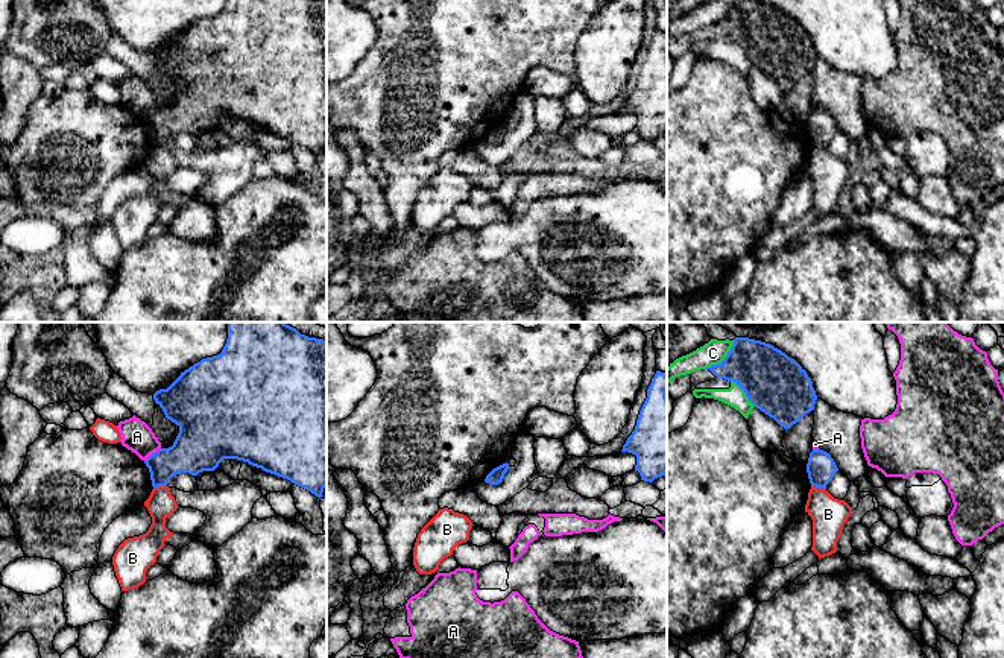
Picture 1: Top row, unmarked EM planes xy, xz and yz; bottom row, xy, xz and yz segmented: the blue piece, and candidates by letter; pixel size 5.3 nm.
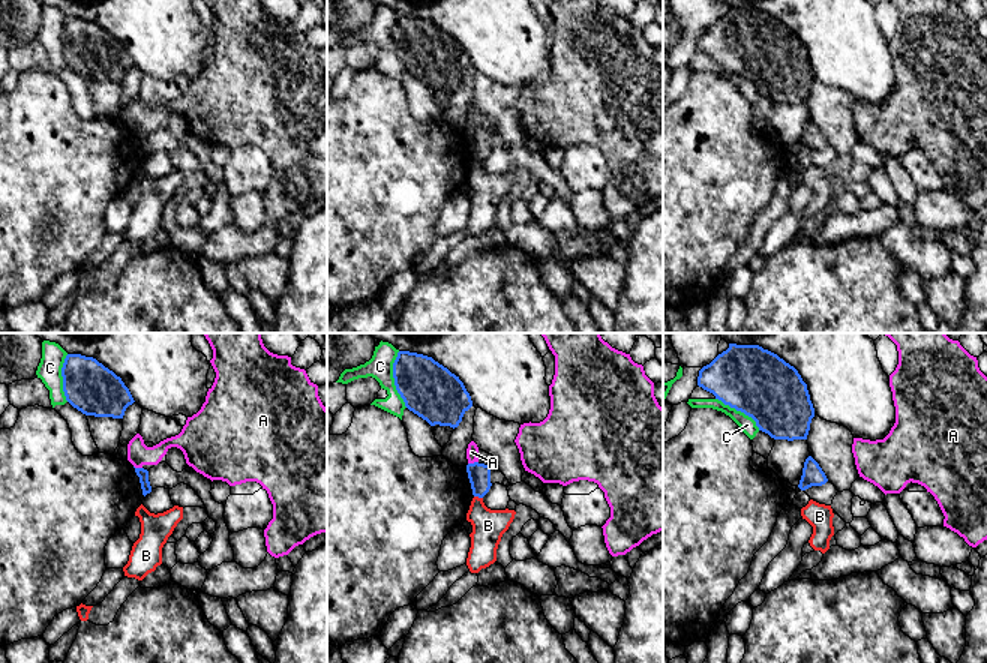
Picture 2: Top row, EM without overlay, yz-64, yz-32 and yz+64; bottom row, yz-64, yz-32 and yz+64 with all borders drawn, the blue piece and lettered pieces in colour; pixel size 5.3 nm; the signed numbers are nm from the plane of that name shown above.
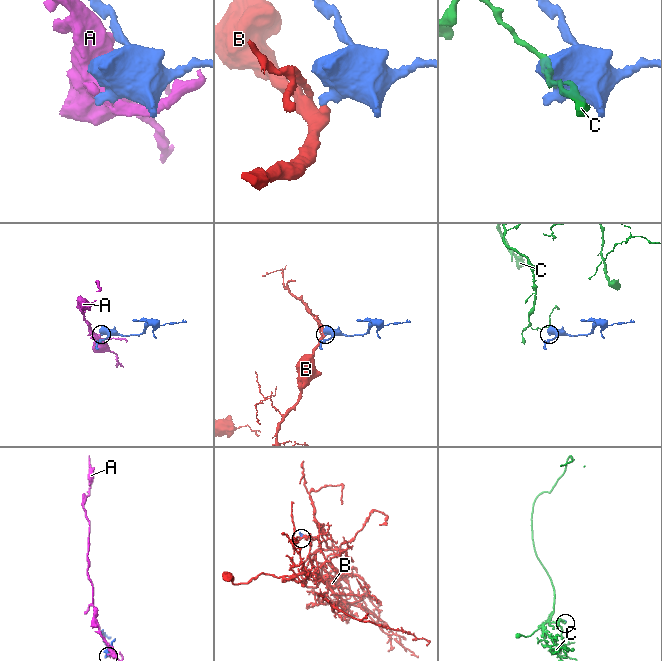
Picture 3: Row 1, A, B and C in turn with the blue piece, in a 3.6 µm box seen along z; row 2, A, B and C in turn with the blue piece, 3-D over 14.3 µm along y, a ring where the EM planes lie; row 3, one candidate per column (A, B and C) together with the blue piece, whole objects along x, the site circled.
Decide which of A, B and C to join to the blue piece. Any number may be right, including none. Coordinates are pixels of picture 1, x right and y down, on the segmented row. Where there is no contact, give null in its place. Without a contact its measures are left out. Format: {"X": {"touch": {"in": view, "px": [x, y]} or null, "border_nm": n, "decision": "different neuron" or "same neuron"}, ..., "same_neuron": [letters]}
{"A": {"touch": {"in": "xy", "px": [154, 453]}, "border_nm": 120, "decision": "different neuron"}, "B": {"touch": {"in": "yz", "px": [819, 487]}, "border_nm": 80, "decision": "different neuron"}, "C": {"touch": {"in": "yz", "px": [725, 359]}, "border_nm": 220, "decision": "different neuron"}, "same_neuron": []}

